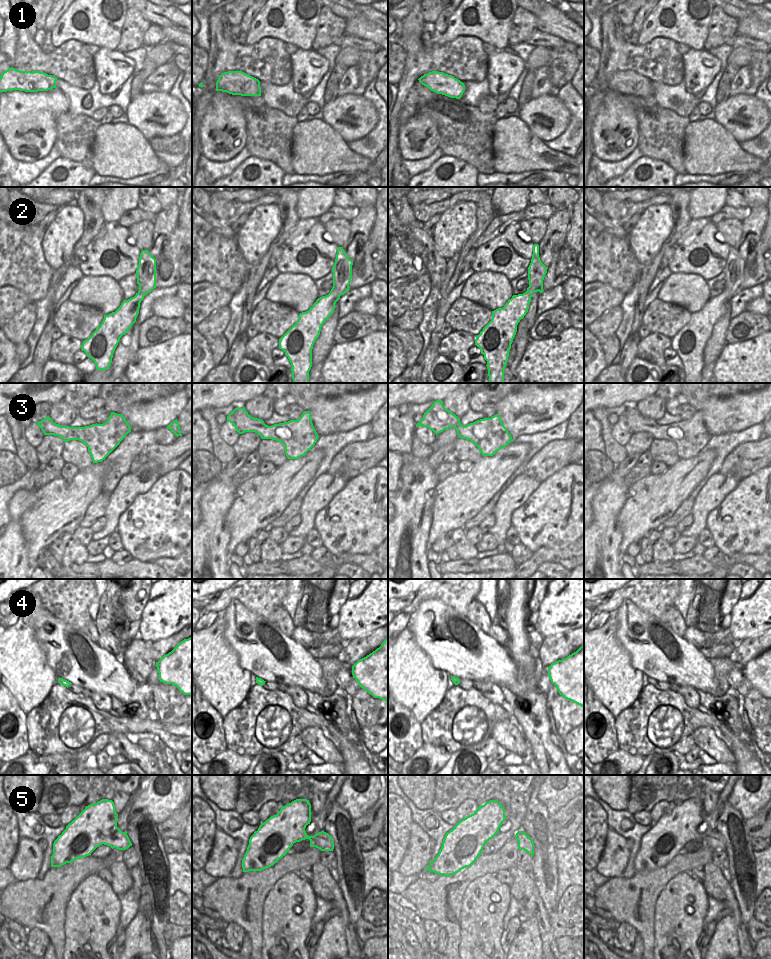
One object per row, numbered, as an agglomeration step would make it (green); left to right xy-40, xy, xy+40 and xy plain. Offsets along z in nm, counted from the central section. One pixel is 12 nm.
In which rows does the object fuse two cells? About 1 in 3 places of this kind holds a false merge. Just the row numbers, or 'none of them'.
none of them.

